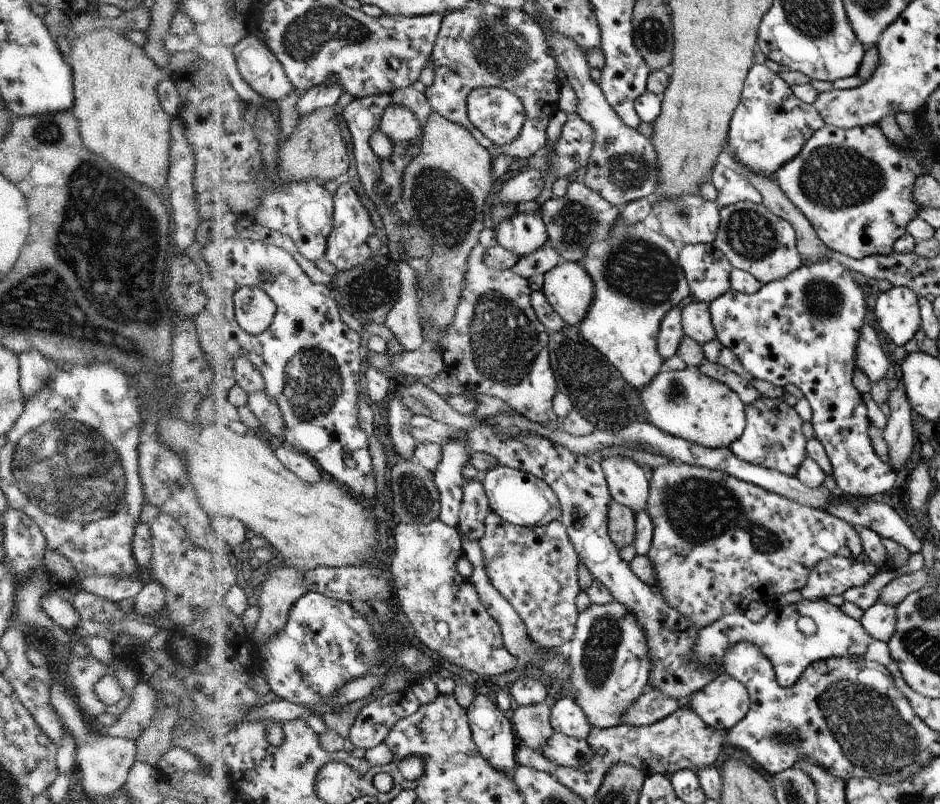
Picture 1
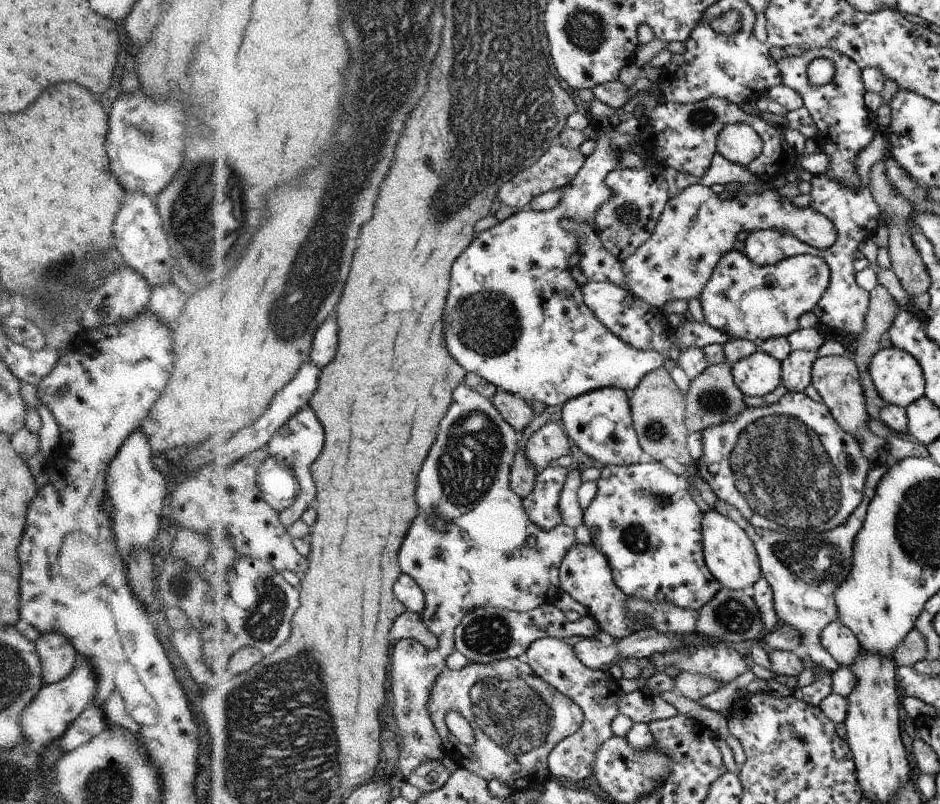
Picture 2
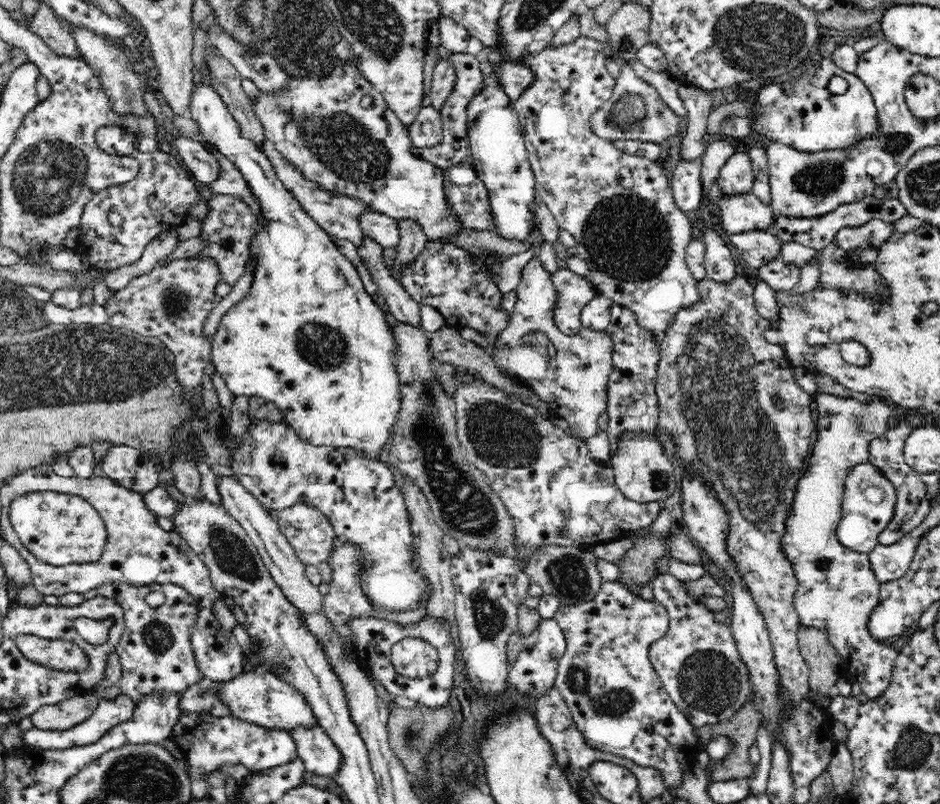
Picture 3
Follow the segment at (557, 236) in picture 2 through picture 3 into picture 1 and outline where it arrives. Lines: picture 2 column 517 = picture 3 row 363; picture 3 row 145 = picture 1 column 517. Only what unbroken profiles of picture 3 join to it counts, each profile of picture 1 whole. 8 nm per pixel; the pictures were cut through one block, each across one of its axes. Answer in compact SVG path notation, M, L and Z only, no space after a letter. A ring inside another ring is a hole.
M517 212L504 218L495 230L497 244L516 256L528 256L548 241L546 225L539 214Z

